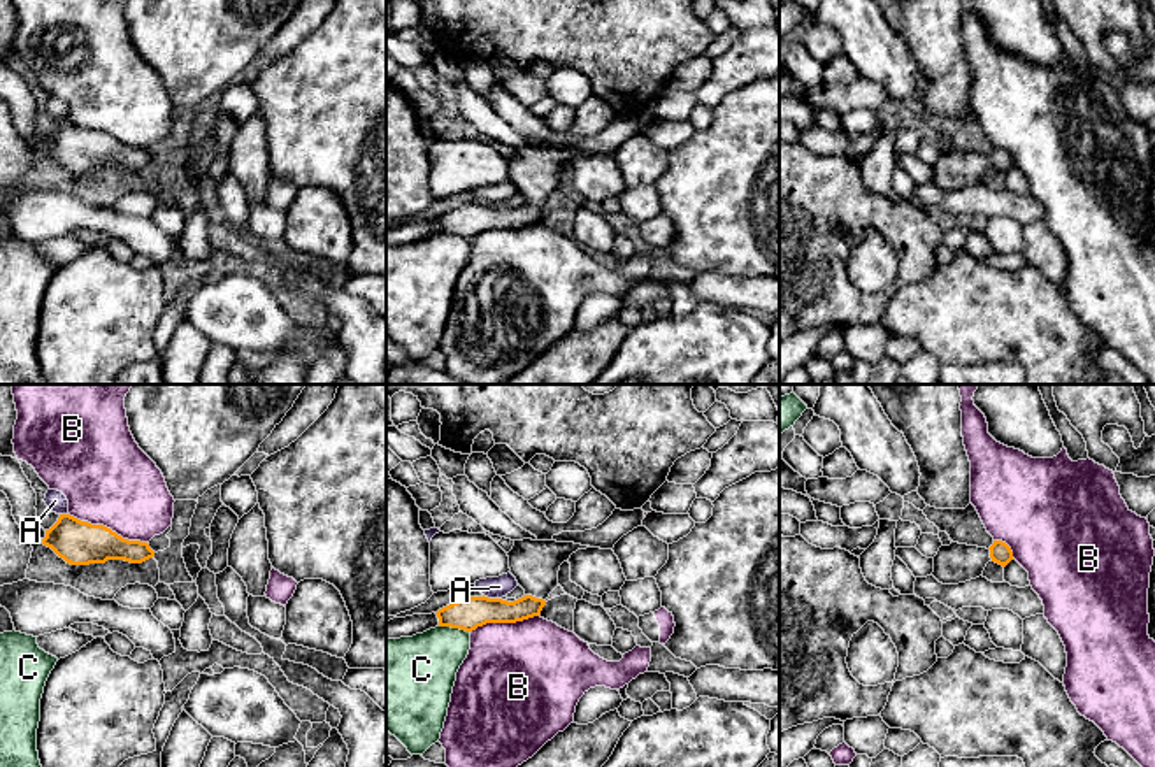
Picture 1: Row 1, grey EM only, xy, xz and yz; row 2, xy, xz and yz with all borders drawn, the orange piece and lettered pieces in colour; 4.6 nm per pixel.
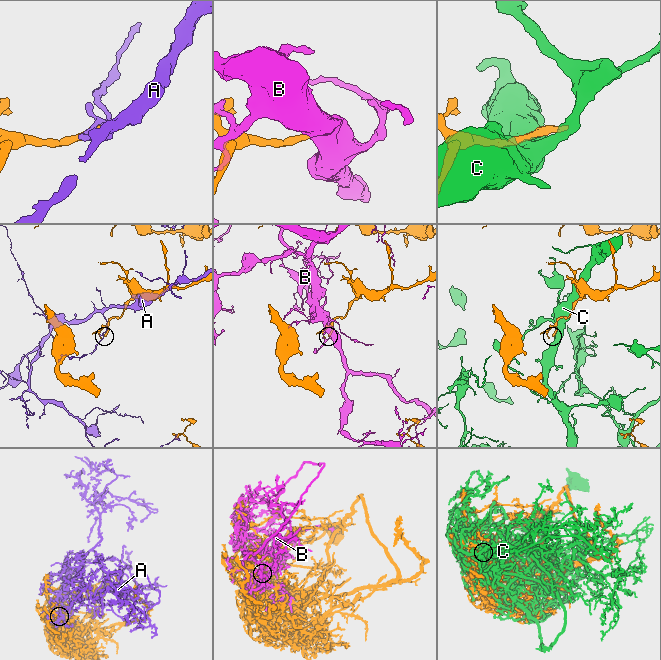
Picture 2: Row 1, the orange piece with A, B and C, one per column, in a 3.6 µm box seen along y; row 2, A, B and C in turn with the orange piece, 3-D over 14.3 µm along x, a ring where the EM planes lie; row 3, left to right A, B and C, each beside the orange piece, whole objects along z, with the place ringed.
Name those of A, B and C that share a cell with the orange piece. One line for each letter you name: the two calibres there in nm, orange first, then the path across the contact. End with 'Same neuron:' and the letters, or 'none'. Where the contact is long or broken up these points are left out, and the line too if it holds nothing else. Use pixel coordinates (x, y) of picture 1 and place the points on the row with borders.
Same neuron: none

